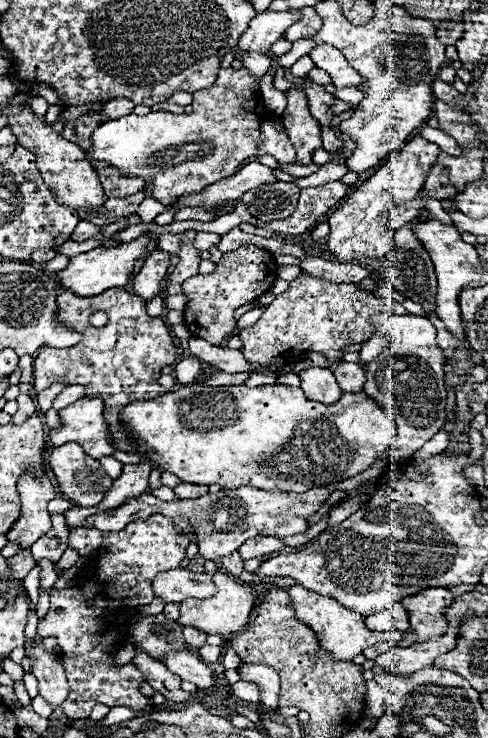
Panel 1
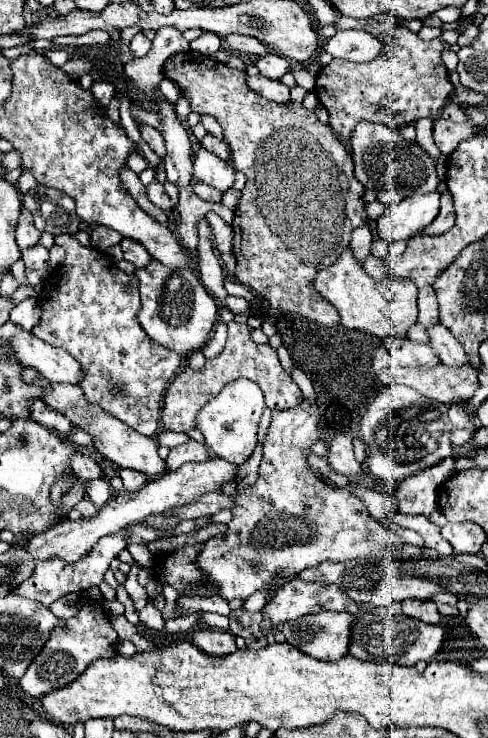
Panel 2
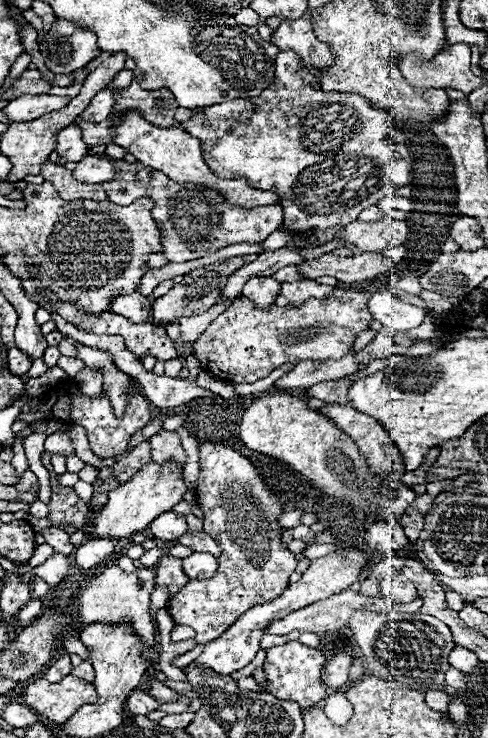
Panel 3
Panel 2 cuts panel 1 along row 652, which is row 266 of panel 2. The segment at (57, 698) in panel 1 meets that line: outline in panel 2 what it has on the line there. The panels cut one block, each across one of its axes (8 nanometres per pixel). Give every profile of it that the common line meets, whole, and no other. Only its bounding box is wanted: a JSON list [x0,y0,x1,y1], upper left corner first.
[22,244,50,272]

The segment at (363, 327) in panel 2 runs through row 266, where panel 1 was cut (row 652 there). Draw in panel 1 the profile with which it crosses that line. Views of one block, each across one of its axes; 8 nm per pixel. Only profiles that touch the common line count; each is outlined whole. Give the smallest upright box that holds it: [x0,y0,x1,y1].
[288,584,404,662]

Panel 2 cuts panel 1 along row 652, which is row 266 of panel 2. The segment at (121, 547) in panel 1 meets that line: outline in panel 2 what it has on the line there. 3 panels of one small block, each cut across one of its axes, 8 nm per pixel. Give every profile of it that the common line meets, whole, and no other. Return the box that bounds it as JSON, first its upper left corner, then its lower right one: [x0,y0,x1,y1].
[32,234,182,436]

